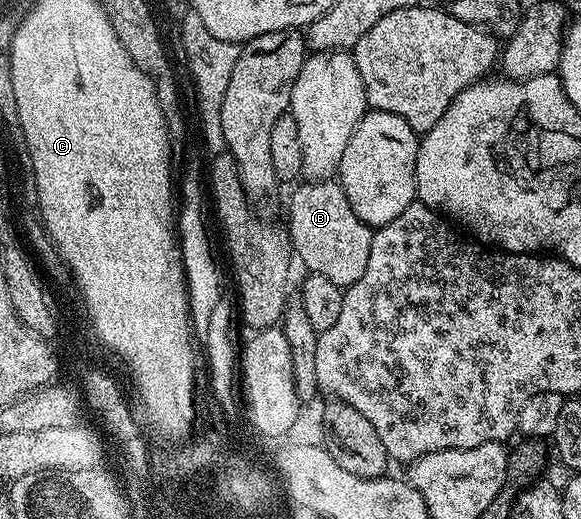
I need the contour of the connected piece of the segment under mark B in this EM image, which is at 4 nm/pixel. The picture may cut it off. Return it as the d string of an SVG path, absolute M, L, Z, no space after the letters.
M304 181L288 203L286 235L291 250L314 275L330 277L334 285L346 289L362 277L370 259L373 228L363 223L350 207L350 201L339 182Z

